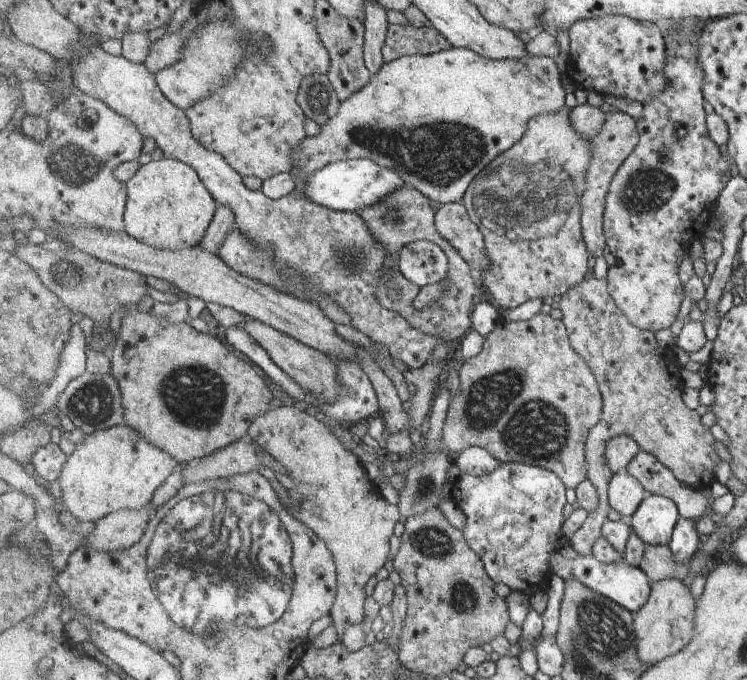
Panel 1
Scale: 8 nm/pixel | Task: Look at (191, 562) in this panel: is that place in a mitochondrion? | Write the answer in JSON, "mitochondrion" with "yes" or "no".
{"mitochondrion":"yes"}

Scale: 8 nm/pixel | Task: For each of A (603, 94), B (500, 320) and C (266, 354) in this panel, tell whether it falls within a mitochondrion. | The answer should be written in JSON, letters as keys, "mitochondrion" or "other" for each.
{"A":"other","B":"other","C":"other"}

